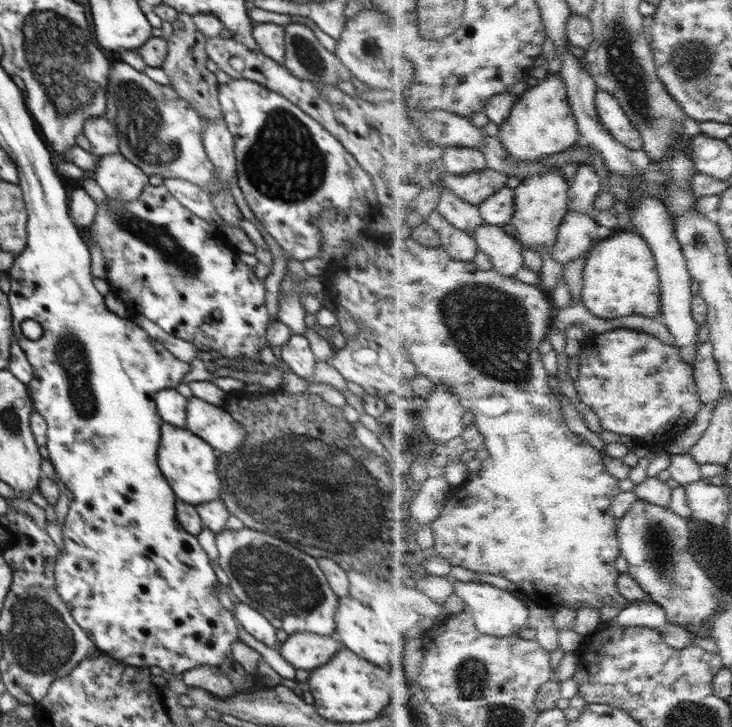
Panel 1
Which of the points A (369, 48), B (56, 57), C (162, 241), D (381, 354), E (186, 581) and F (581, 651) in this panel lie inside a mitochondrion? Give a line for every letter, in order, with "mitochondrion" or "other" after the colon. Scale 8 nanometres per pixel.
A: other
B: mitochondrion
C: mitochondrion
D: other
E: other
F: other

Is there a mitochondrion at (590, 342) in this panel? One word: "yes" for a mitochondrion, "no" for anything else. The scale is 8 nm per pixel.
no

